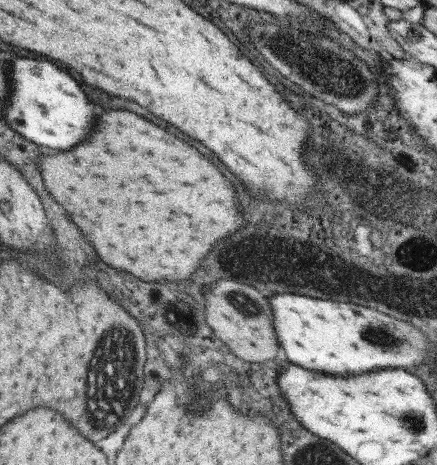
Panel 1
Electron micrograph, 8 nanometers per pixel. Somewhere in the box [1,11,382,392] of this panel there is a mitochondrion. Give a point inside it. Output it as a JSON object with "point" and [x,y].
{"point":[320,68]}

